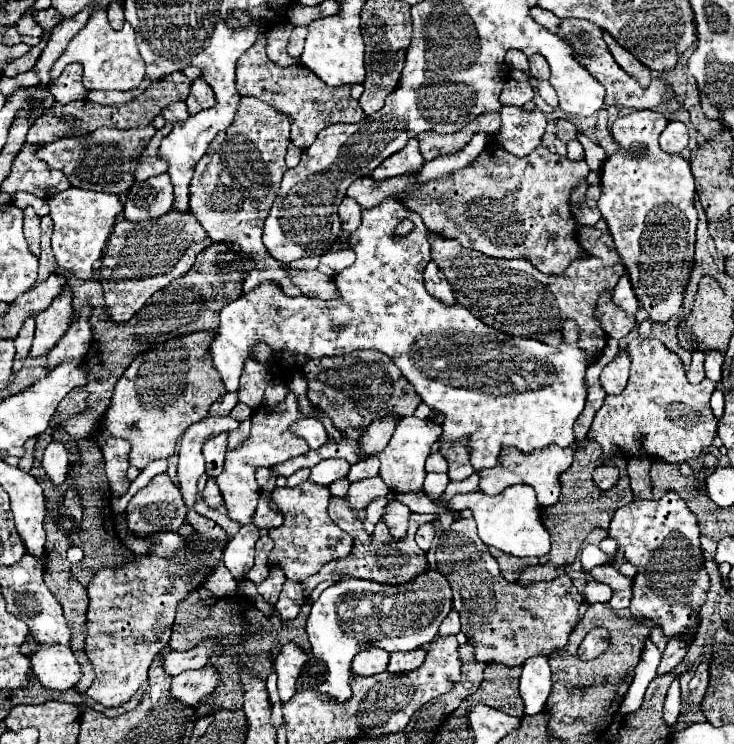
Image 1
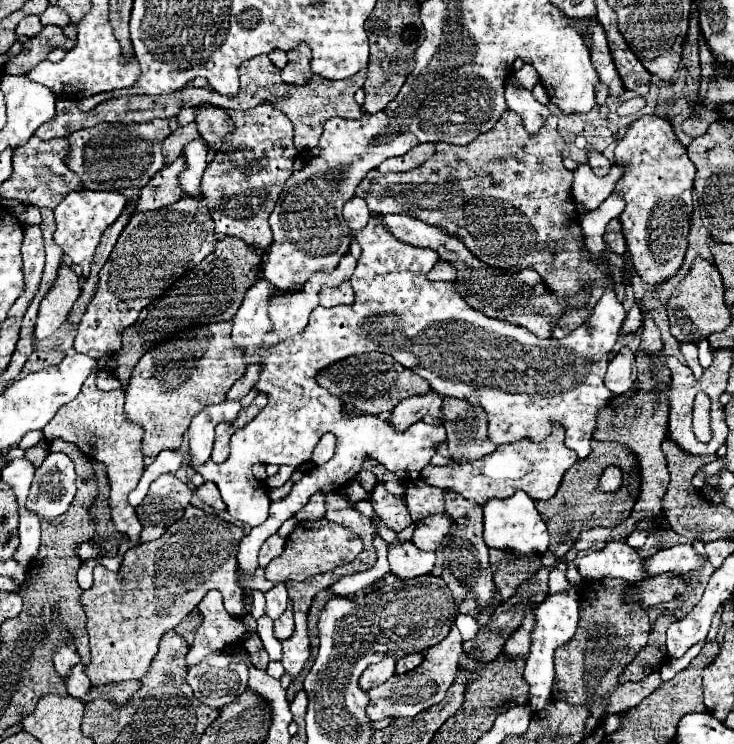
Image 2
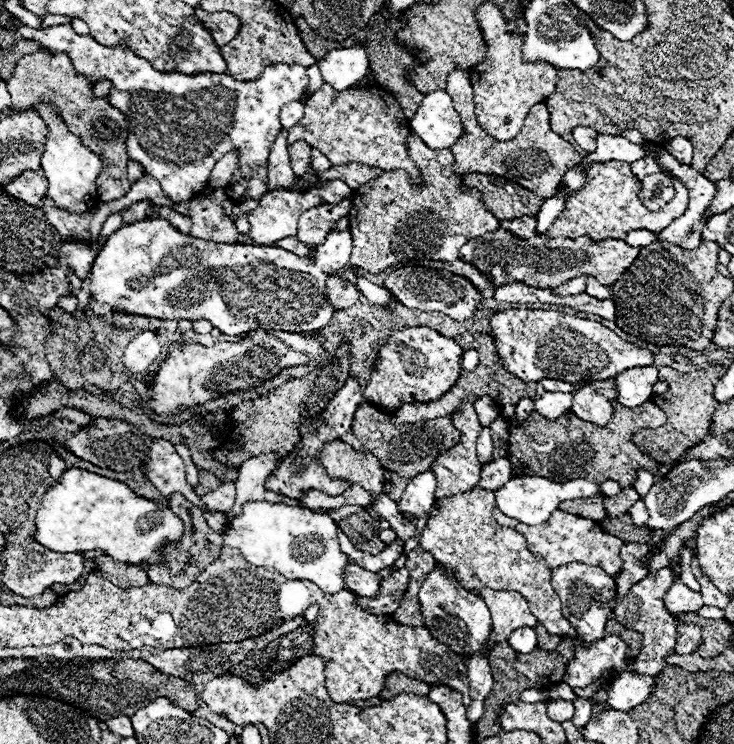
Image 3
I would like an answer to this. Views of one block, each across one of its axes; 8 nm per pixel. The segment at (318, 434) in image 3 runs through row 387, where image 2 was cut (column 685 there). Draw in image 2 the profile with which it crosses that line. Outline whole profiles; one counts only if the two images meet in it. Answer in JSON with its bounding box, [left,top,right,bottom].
[680,344,704,378]

